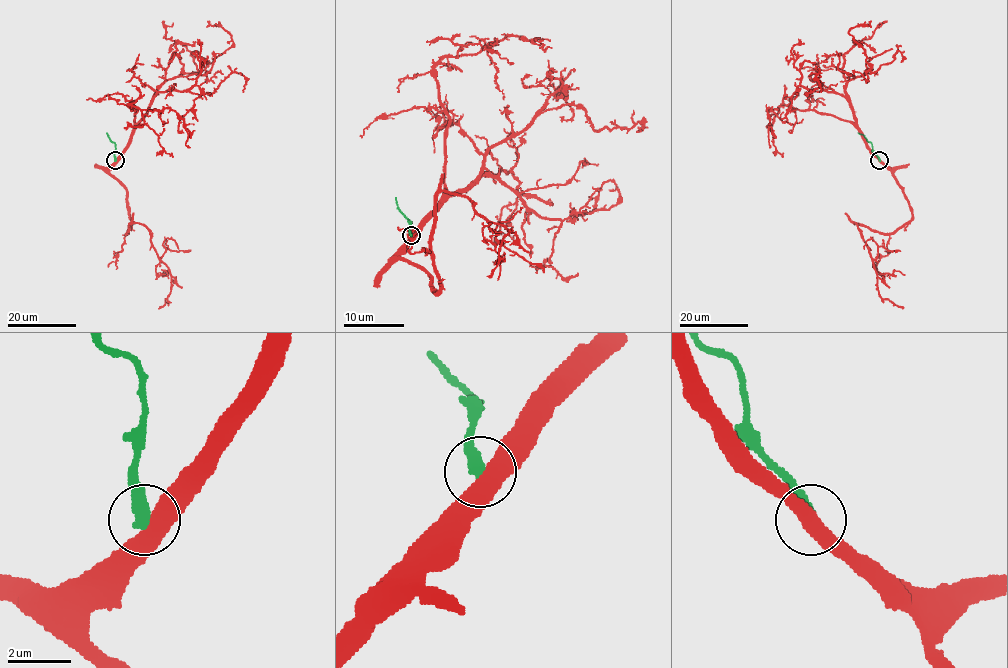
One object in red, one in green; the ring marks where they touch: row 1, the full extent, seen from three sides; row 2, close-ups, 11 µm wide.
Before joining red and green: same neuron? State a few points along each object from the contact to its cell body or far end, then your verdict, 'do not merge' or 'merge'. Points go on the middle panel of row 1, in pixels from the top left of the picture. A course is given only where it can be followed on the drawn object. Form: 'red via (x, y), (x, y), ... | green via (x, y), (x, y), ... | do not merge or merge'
red via (412, 235), (400, 256), (430, 277), (436, 292), (435, 197), (459, 194), (485, 219), (509, 230), (486, 276) | green via (411, 235), (411, 222), (399, 209), (396, 197) | do not merge

